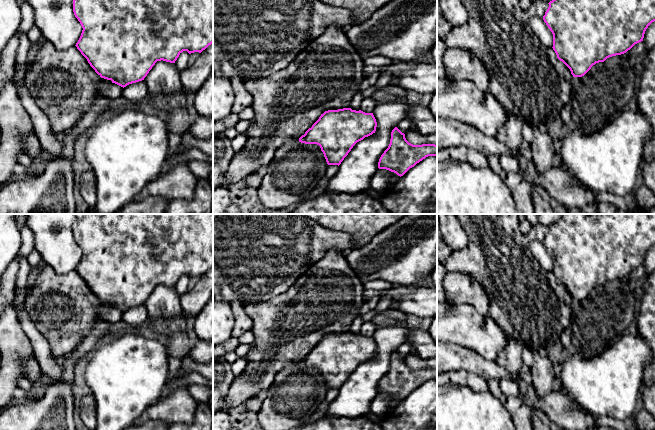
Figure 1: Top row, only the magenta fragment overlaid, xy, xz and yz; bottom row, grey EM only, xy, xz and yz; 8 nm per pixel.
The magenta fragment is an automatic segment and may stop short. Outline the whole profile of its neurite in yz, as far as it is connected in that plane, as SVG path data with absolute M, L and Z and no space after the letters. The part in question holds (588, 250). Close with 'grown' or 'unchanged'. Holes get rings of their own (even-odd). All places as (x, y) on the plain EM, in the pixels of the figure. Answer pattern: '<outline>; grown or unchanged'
M562 214L561 218L548 228L549 231L542 242L530 242L531 254L542 268L555 275L557 282L570 293L573 301L582 301L596 287L604 286L609 281L626 277L635 268L643 265L646 253L655 245L655 214Z; grown

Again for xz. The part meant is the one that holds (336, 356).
M351 332L325 335L299 362L305 368L320 370L328 389L340 389L353 370L375 357L373 337Z; unchanged

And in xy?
M75 214L73 236L83 252L75 270L101 302L123 312L144 304L157 285L175 287L183 275L201 277L213 267L213 214Z; unchanged

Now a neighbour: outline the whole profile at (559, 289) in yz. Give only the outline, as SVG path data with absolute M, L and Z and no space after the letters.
M454 214L468 236L465 248L453 251L446 261L449 272L470 275L486 291L489 299L489 316L499 328L521 346L534 352L544 351L560 340L561 334L571 325L570 293L557 282L553 272L541 267L530 251L530 241L520 231L518 214Z

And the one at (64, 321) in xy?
M49 265L38 274L24 302L26 311L38 331L48 341L52 356L56 359L63 358L81 344L100 321L97 311L101 306L112 307L95 296L76 270L59 275Z

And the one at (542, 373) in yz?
M544 351L535 352L531 378L531 384L539 397L550 393L556 388L553 365Z

